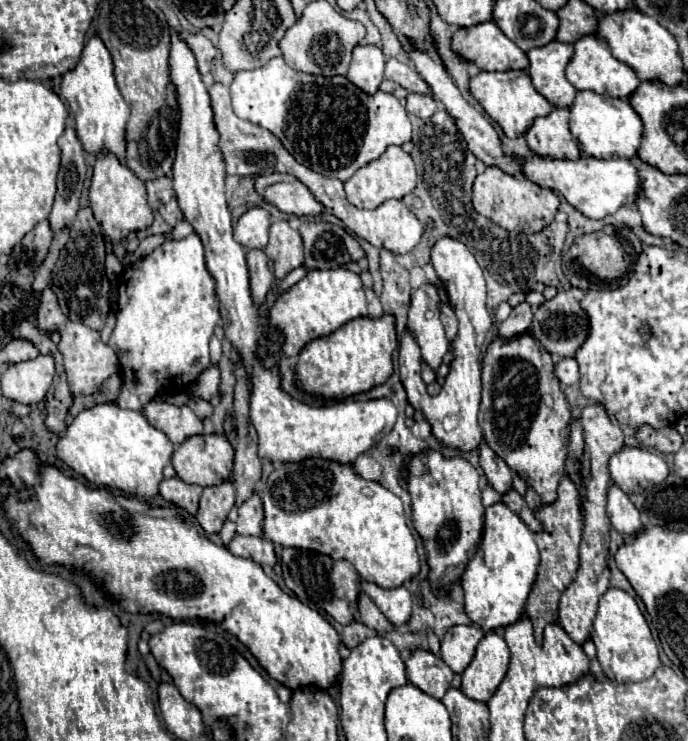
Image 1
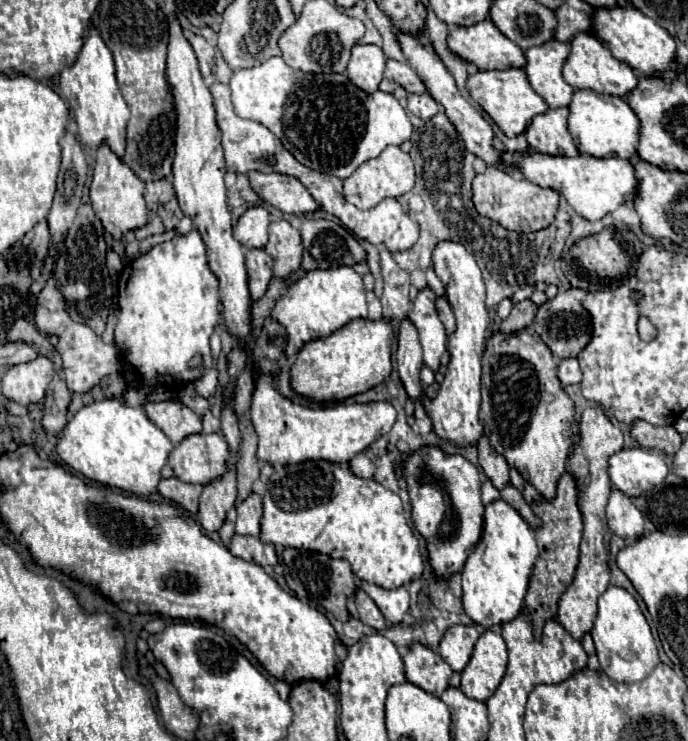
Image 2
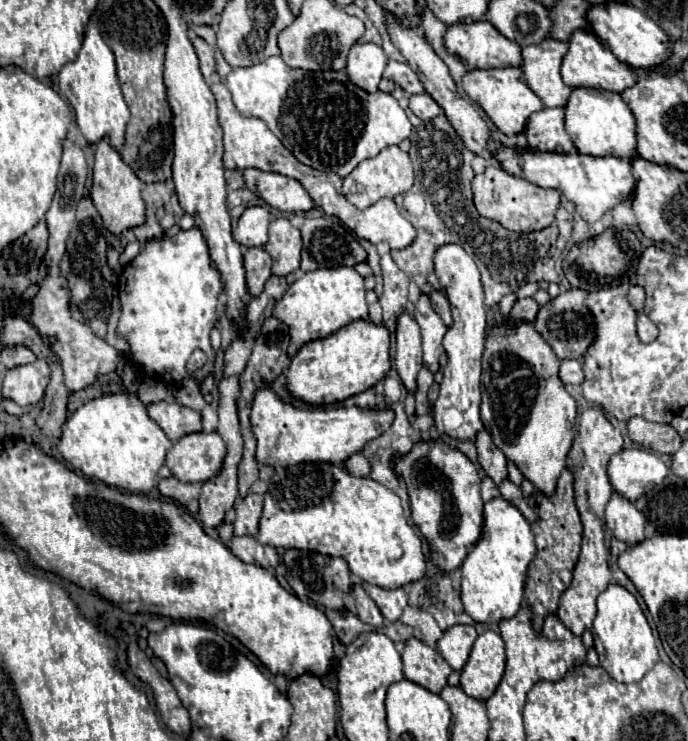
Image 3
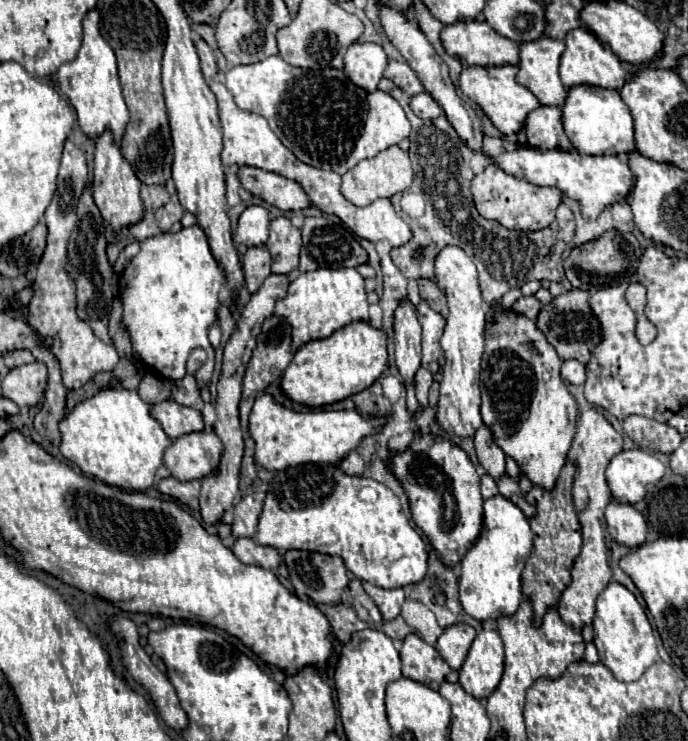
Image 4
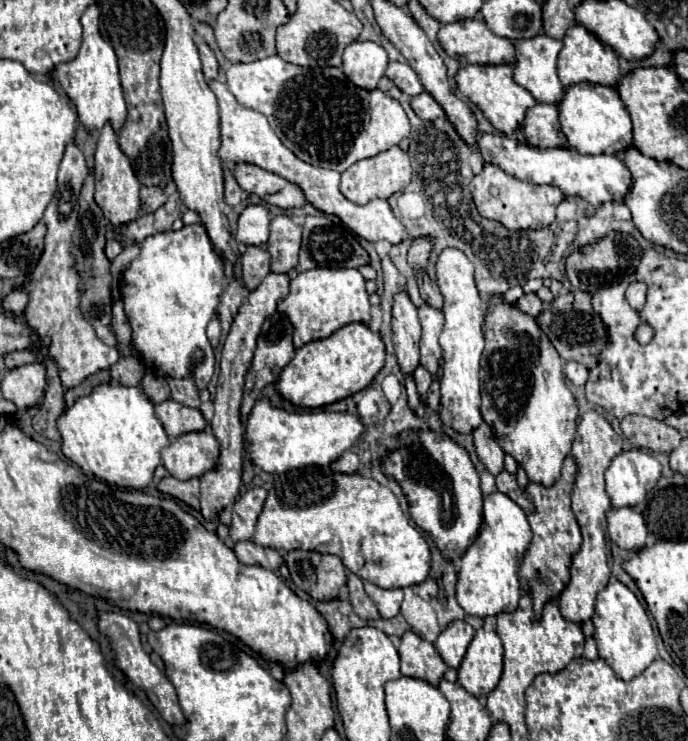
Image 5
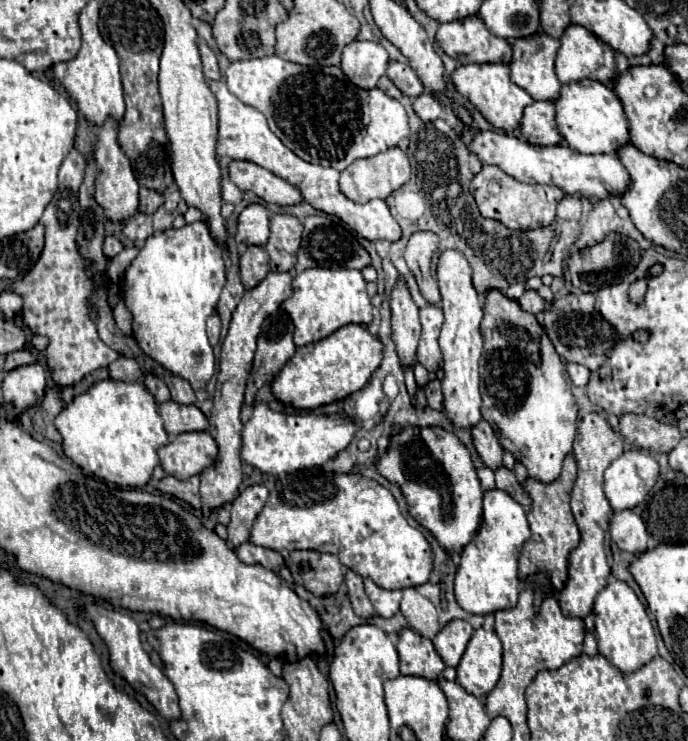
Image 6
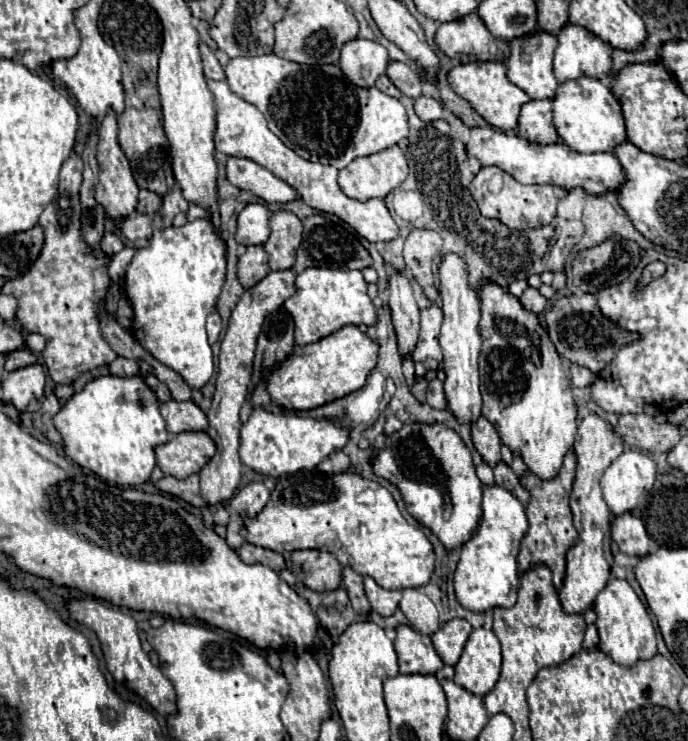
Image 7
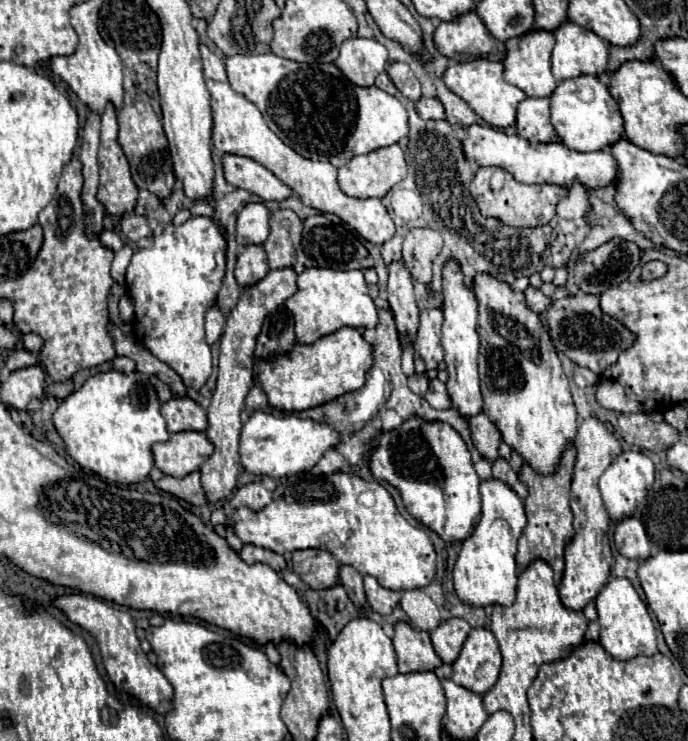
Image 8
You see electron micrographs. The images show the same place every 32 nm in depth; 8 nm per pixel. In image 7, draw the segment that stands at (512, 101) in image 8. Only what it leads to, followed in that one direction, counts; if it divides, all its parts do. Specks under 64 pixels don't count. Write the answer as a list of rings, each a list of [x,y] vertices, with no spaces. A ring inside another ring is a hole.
[[[470,62],[470,64],[454,66],[448,74],[448,82],[454,88],[454,92],[466,98],[488,124],[504,132],[516,128],[520,118],[520,104],[526,104],[528,100],[532,100],[524,90],[520,90],[516,84],[508,80],[506,72],[508,72],[506,64],[502,62]]]

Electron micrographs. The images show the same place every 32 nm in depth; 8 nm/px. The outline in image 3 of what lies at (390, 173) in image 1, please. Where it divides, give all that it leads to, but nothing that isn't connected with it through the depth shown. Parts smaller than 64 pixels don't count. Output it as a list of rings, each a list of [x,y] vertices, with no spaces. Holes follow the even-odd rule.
[[[388,146],[384,148],[378,156],[368,158],[364,162],[360,162],[346,178],[344,178],[344,186],[342,186],[342,194],[348,202],[352,202],[358,208],[368,208],[372,204],[376,204],[380,198],[394,198],[398,194],[404,194],[412,188],[414,184],[414,168],[412,168],[412,160],[406,152],[402,152],[398,146]]]

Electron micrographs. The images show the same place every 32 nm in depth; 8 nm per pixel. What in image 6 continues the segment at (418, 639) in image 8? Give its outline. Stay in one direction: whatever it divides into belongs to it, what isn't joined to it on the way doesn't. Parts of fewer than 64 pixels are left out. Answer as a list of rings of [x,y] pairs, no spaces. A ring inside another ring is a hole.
[[[410,628],[402,630],[398,638],[400,640],[396,650],[400,654],[400,672],[404,676],[420,676],[428,680],[438,680],[446,664],[434,650],[434,644]]]

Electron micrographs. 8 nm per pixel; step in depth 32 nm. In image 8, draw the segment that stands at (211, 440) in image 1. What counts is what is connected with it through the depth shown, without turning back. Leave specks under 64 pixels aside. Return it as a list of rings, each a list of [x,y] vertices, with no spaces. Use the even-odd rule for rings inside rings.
[[[178,432],[170,440],[152,446],[154,464],[164,474],[176,478],[198,472],[212,452],[212,442],[204,432]]]

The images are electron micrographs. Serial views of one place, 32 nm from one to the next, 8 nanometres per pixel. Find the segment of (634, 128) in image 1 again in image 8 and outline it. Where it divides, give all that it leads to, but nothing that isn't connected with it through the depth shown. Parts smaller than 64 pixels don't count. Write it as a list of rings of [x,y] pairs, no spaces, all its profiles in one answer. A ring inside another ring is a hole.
[[[578,76],[560,82],[550,96],[550,114],[558,138],[576,152],[610,150],[612,144],[624,136],[624,120],[618,102],[596,76]]]

